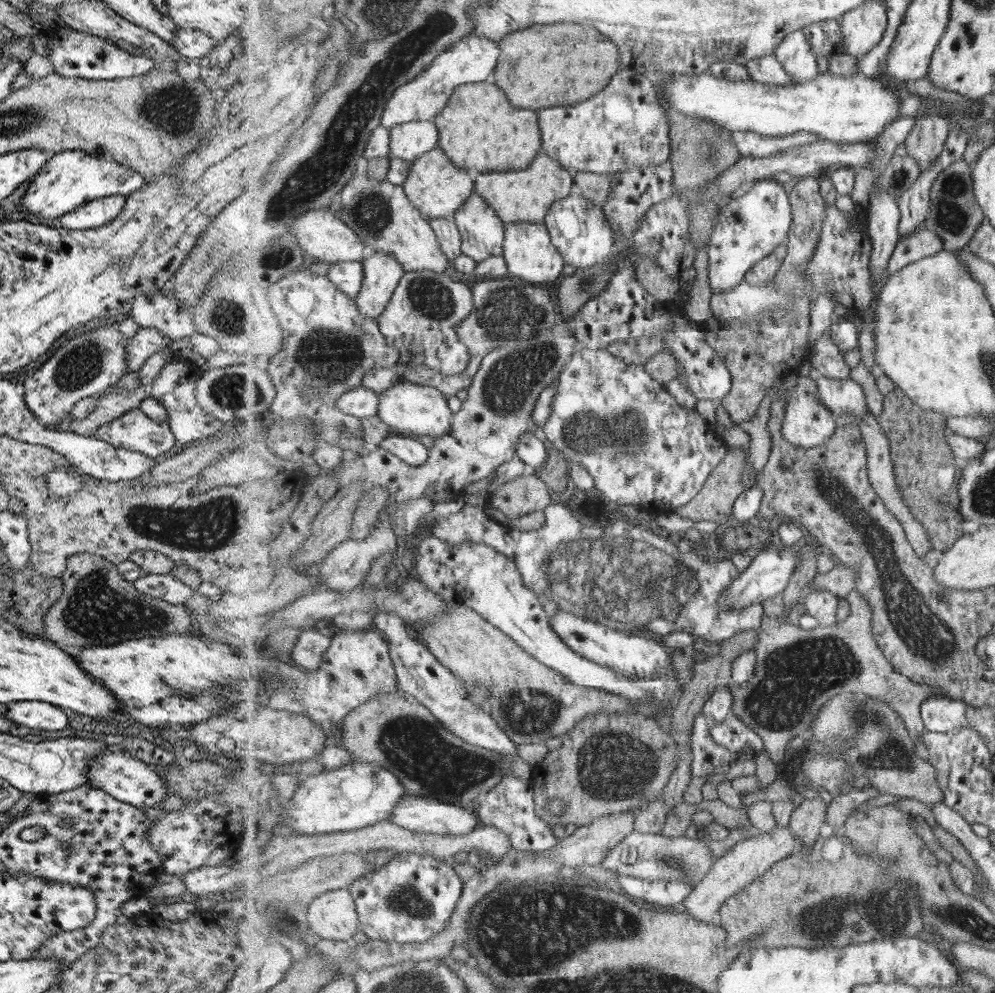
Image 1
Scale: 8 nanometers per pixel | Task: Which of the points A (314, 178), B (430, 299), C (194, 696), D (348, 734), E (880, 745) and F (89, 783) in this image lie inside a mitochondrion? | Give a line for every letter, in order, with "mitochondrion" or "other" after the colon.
A: mitochondrion
B: mitochondrion
C: mitochondrion
D: other
E: mitochondrion
F: other

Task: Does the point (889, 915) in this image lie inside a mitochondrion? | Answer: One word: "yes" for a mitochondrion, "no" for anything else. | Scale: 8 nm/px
yes

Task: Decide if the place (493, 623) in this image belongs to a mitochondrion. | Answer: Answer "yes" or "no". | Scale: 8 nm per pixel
no

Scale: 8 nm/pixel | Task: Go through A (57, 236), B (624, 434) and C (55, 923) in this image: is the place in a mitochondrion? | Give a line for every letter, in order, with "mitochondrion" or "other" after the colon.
A: other
B: mitochondrion
C: other

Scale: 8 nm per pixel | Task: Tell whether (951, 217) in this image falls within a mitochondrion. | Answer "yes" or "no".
yes

